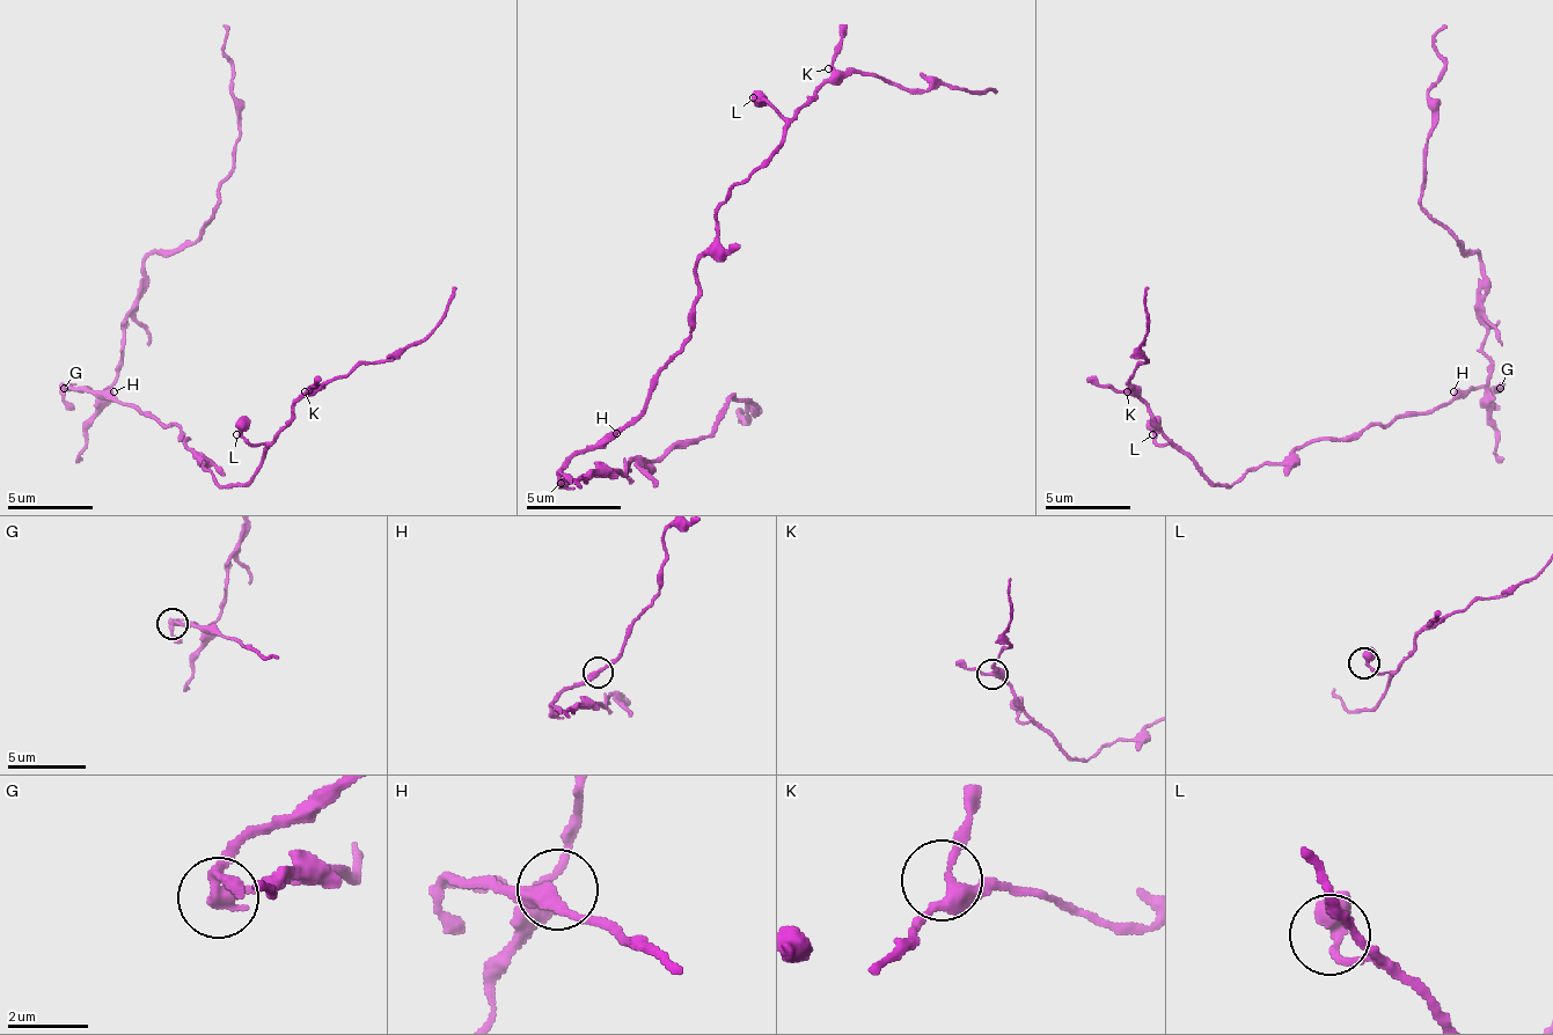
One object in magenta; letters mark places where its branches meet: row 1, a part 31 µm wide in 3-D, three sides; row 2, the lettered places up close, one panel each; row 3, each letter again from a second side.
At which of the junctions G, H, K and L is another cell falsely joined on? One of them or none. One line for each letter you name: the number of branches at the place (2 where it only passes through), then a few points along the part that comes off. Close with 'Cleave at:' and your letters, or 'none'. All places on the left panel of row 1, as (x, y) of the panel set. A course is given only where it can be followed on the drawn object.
G: branches 3; course (63, 387), (101, 391), (114, 383), (143, 264), (193, 243), (219, 205), (241, 132), (224, 26)
Cleave at: G

